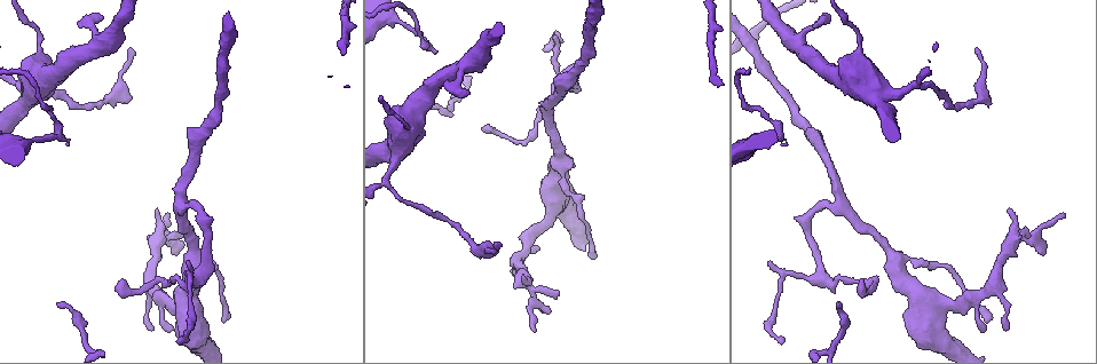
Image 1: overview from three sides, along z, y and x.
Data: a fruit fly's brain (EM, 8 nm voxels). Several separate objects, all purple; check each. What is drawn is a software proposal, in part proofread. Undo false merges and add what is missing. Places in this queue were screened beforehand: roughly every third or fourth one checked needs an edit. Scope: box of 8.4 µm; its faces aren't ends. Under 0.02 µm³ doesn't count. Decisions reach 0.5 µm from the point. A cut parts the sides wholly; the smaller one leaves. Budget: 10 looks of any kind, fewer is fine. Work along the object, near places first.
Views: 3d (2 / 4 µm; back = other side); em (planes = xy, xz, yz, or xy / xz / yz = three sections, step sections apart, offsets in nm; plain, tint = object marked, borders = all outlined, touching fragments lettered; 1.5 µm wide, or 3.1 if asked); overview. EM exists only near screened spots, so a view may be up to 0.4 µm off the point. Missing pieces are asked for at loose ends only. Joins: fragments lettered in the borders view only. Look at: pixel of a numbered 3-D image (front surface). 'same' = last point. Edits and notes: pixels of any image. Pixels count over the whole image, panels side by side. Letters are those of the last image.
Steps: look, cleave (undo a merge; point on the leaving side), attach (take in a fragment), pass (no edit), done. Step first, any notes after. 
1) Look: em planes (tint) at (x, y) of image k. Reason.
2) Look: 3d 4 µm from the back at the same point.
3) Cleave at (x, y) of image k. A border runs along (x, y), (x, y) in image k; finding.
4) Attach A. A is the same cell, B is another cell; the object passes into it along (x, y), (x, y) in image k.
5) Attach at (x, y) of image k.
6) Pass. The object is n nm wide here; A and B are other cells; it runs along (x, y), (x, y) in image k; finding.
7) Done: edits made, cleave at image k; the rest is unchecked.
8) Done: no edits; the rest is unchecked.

Look: 3d 2 µm at (826, 15) of image 1. Free end.

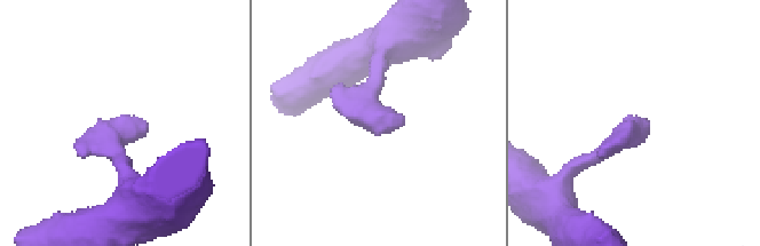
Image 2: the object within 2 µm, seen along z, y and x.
Look: em xy step 8 (tint) at (634, 128) of image 2.

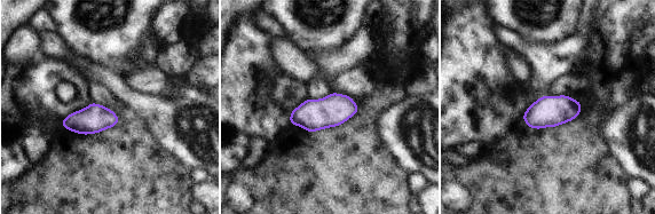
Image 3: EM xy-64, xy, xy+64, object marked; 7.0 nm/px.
Look: em planes (borders) at the same point. Another direction.

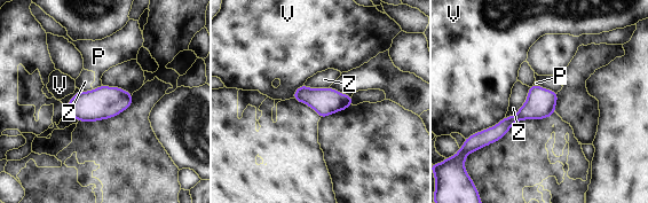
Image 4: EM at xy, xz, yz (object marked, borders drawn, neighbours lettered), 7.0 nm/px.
Pass. The object is 190 nm wide here; the longest contact is with V, 300 nm; P, V and Z are other cells; none of them fits.

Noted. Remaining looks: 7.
Look: 3d 4 µm from the back at (495, 242) of image 1. End of a long branch.

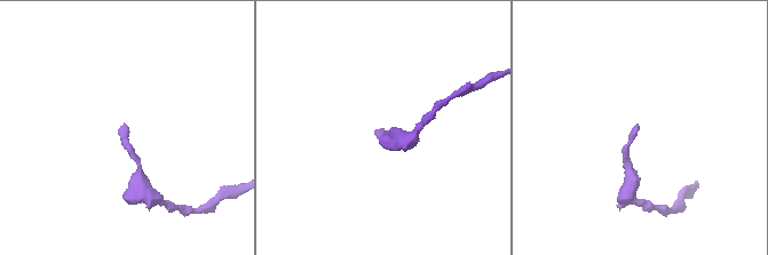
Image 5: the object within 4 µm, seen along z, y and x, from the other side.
Look: em xz step 4 (tint) at (637, 130) of image 5. Shape alone is not enough.

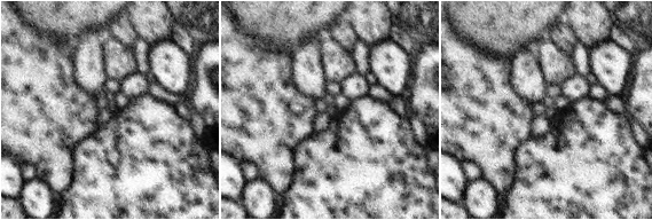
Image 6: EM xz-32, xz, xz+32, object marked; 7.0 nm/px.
Look: em planes (borders) at the same point. Cut it another way.

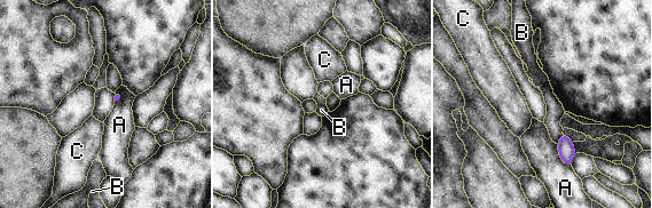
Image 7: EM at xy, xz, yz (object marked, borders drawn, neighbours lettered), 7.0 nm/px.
Pass. A, B and C are other cells; a border runs along (556, 144), (559, 158), (571, 166) in image 7; no lettered fragment goes on from it.

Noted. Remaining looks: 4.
Look: em xz step 8 (borders) at (915, 85) of image 1. Abrupt turn.

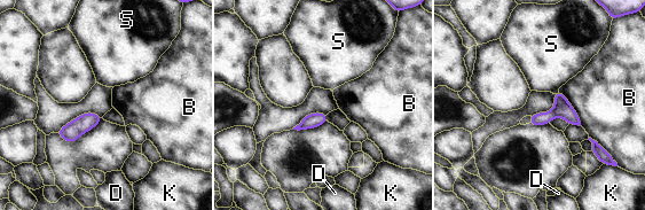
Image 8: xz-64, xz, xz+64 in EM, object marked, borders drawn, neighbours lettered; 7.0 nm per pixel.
Pass. B, D, K and S are other cells; one cell here.

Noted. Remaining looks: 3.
Look: em planes (borders) at (489, 127) of image 1. End of a long branch.

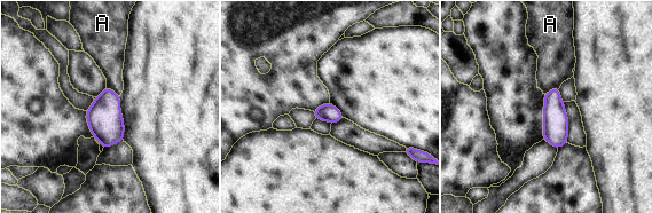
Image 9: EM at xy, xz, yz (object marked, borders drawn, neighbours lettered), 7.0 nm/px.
Pass. A is another cell; a border runs along (558, 87), (554, 87), (544, 94) in image 9; no lettered fragment goes on from it.

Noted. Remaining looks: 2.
Done: no edits; the rest is unchecked.

